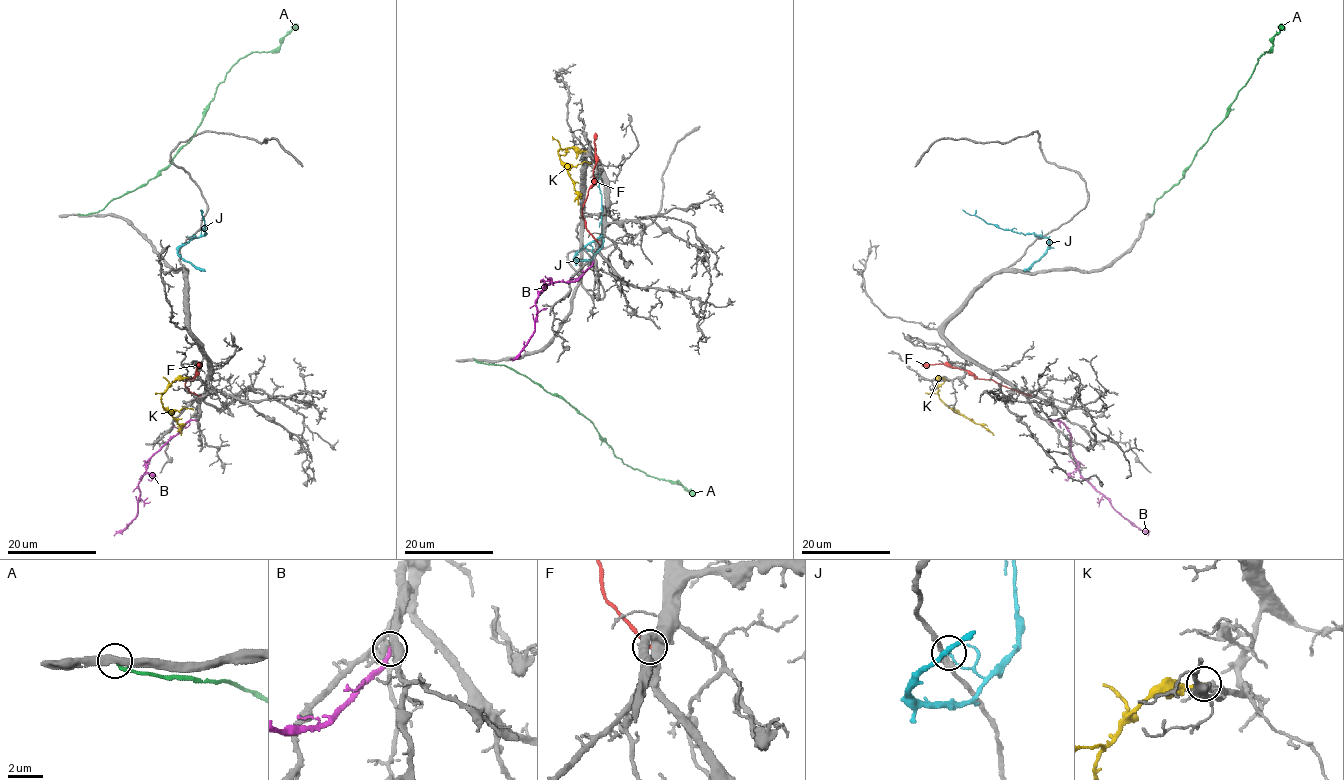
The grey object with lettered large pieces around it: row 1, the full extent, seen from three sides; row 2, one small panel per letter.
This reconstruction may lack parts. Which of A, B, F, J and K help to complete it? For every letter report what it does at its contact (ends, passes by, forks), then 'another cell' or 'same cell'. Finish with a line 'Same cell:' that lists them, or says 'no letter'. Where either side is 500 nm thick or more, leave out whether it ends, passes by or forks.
A: it ends; another cell
B: it ends; same cell
F: it ends; another cell
J: it ends; another cell
K: it ends; another cell
Same cell: B

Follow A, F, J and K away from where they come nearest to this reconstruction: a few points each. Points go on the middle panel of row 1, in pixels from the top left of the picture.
A: (475, 360), (508, 366), (560, 396), (592, 422), (613, 453), (624, 463), (650, 476), (680, 483), (695, 496)
F: (597, 242), (586, 228), (582, 215), (595, 165), (595, 132)
J: (585, 247), (594, 253), (602, 245), (598, 173)
K: (585, 151), (572, 148), (558, 150), (578, 205)

